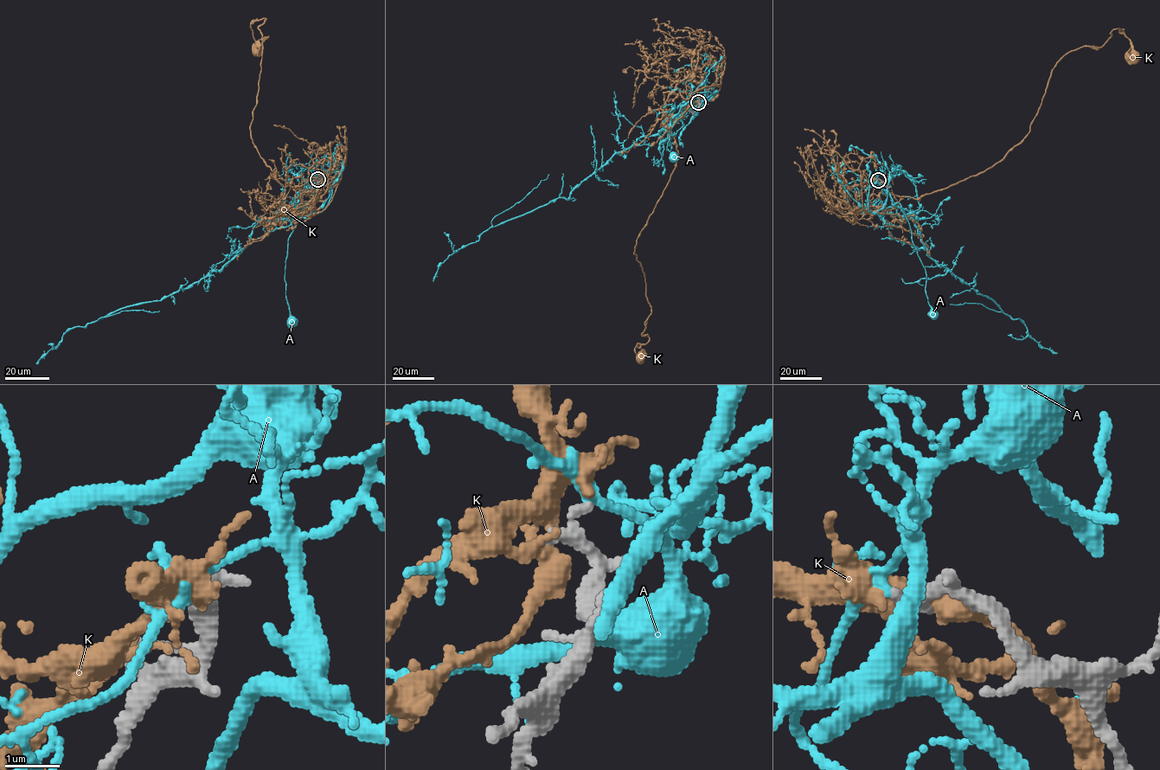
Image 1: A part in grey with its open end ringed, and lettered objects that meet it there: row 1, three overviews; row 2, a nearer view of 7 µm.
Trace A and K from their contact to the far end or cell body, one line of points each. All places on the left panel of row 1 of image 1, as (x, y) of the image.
A: (319, 178), (317, 189), (298, 193), (302, 212), (289, 238), (285, 275), (291, 322)
K: (318, 178), (305, 212), (282, 202), (297, 194), (251, 136), (265, 18), (251, 24), (254, 51)

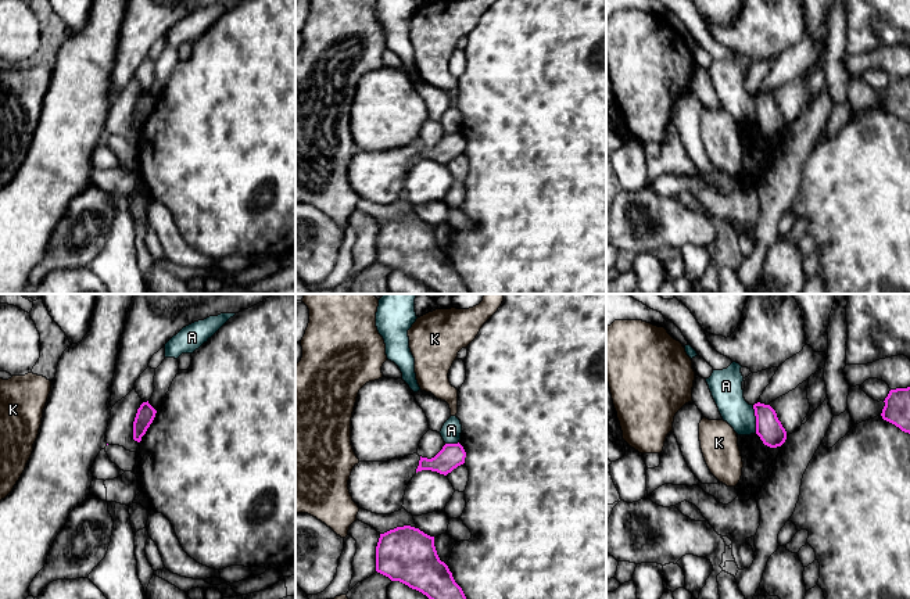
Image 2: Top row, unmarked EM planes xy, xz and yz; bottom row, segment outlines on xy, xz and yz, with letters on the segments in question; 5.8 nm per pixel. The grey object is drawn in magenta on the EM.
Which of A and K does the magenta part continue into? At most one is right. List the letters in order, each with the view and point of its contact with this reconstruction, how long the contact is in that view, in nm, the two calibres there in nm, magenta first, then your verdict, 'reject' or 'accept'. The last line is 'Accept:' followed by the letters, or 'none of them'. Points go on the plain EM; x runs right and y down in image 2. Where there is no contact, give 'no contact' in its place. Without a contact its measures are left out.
A: meets magenta in yz at (756, 108); contact 160 nm long; 150 nm thick on the magenta side, 180 nm on the other; reject
K: no contact; reject
Accept: none of them

